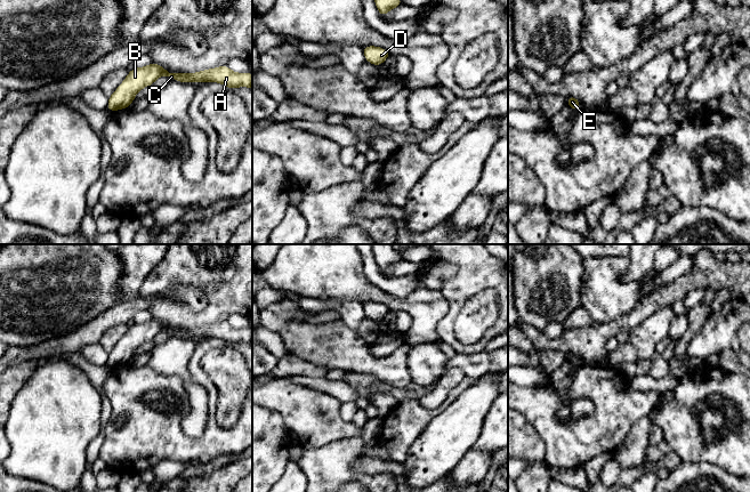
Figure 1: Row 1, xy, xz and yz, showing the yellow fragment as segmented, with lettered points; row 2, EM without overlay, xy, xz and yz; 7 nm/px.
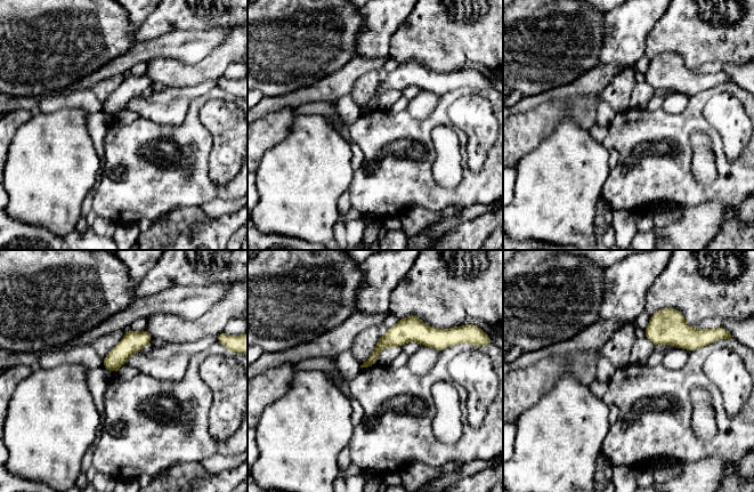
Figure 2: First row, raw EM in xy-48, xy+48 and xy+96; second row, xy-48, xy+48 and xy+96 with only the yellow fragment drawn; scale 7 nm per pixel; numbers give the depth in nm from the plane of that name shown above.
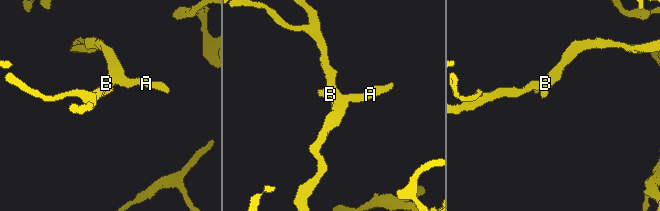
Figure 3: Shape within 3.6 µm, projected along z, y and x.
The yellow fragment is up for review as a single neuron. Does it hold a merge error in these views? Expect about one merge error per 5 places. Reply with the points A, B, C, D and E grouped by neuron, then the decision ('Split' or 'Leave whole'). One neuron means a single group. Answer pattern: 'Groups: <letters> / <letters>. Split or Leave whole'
Groups: A B C D E. Leave whole

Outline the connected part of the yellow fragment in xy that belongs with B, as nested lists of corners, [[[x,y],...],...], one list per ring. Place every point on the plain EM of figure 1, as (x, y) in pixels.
[[[152,317],[147,322],[135,323],[128,328],[127,333],[108,353],[106,365],[114,368],[129,363],[134,358],[136,349],[147,341],[153,341],[161,331],[184,339],[218,338],[229,345],[252,344],[252,331],[249,328],[235,329],[227,321],[199,326],[197,329],[170,329],[167,324]]]

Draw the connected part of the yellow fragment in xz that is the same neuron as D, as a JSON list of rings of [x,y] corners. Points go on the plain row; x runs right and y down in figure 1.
[[[365,301],[363,303],[363,310],[366,317],[380,322],[390,312],[390,308],[385,304]]]

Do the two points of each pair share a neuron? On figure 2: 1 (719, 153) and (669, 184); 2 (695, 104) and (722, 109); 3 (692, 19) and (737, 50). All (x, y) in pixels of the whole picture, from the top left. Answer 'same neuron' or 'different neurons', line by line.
1: same neuron
2: different neurons
3: same neuron

